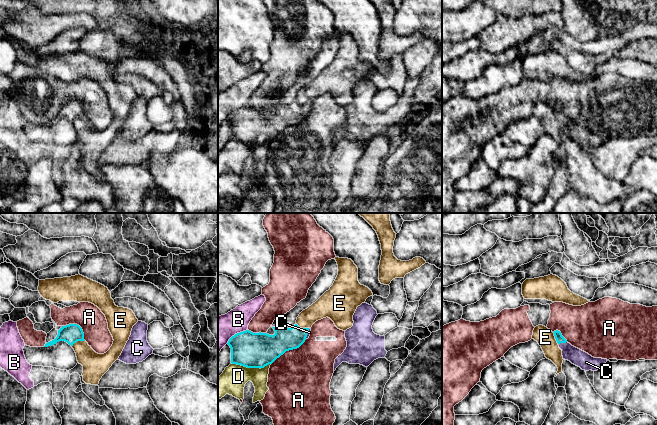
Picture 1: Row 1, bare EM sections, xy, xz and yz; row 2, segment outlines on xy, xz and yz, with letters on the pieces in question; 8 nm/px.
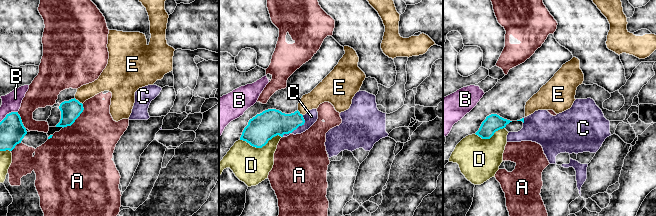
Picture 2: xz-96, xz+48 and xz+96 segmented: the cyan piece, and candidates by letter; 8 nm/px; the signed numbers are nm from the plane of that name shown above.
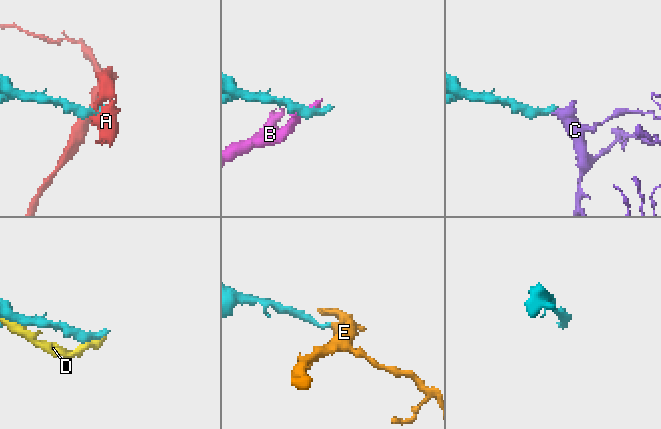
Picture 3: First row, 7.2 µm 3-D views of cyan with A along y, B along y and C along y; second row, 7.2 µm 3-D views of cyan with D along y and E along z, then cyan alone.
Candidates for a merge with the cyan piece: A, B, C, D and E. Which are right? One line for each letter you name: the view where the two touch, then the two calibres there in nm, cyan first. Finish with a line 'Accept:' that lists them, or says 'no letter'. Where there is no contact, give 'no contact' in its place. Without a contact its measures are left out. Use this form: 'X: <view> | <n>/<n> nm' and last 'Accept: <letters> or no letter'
C: yz | 70/130 nm
Accept: C

